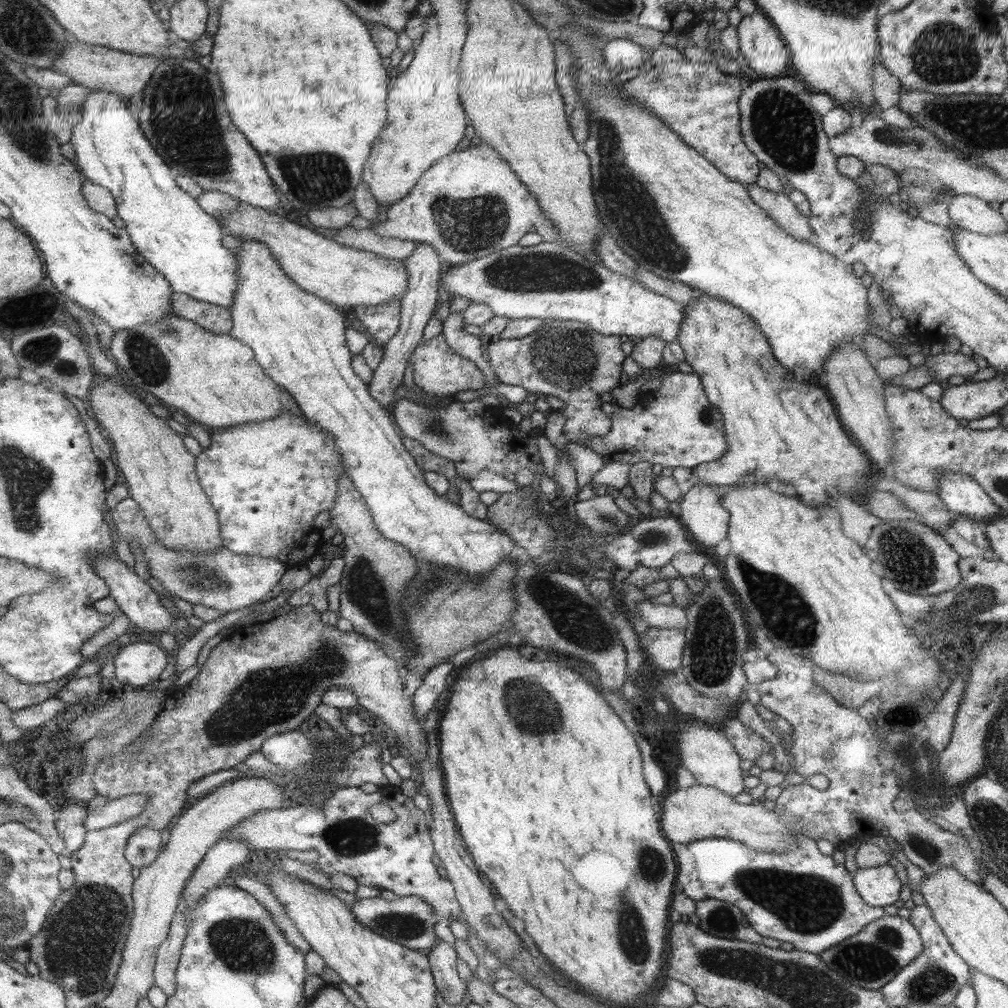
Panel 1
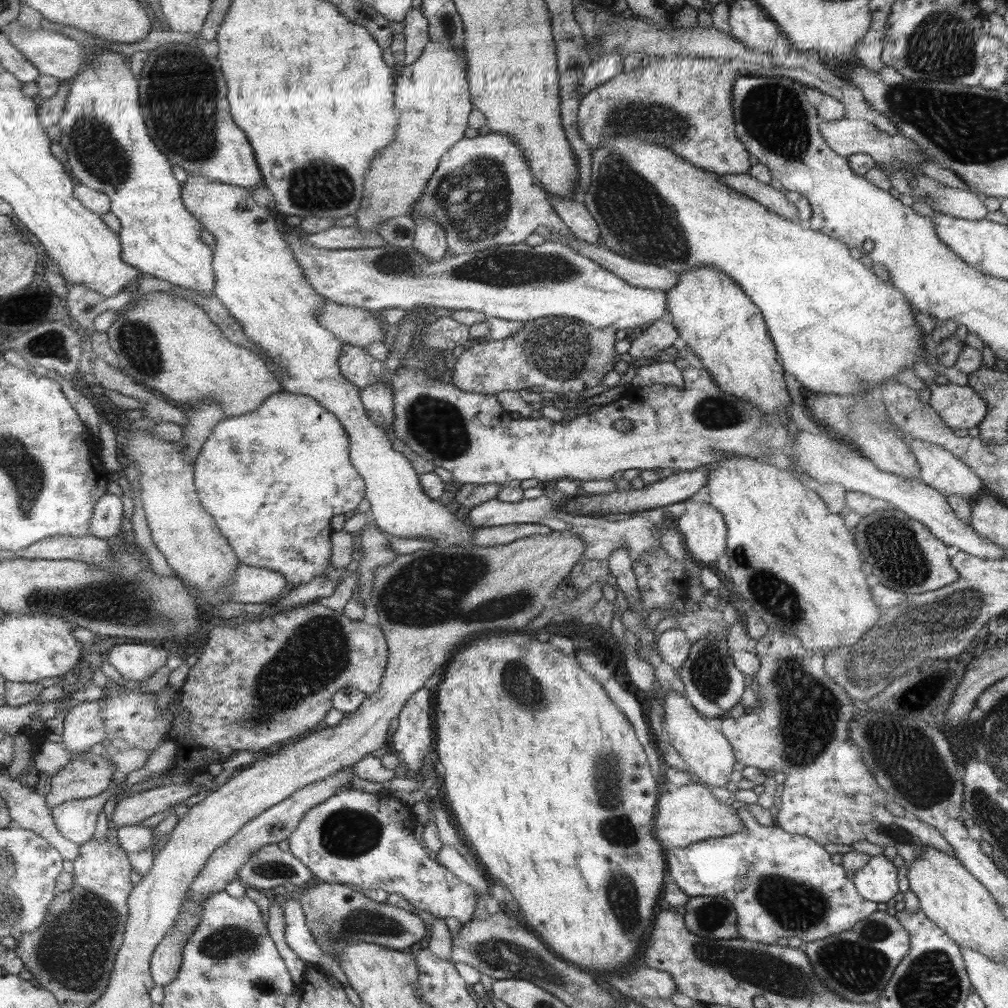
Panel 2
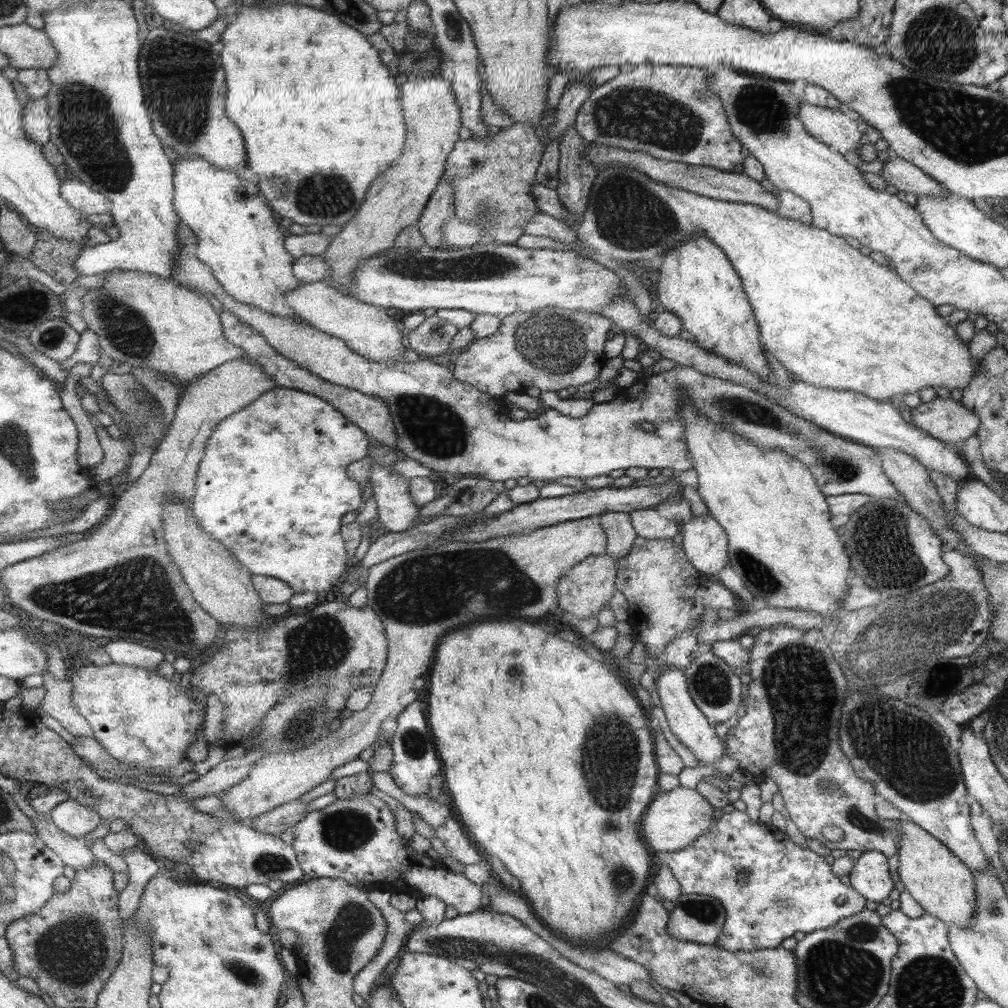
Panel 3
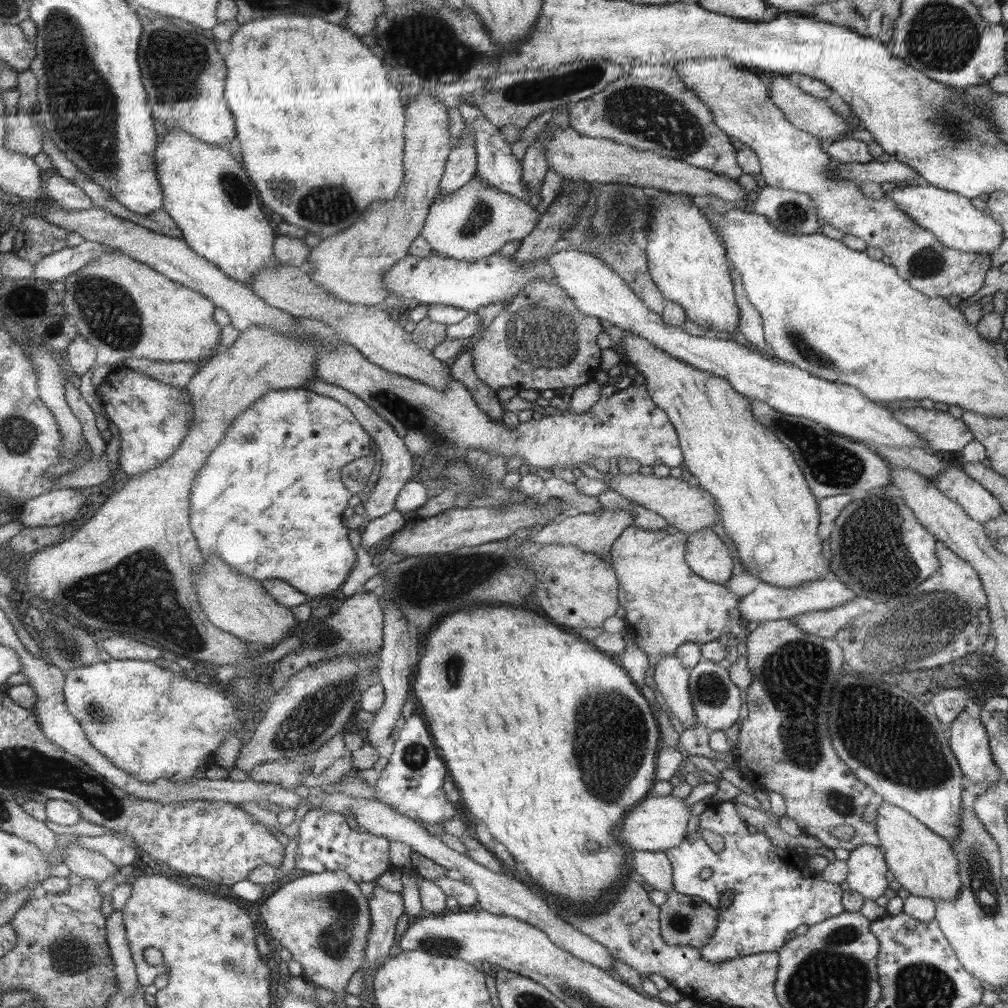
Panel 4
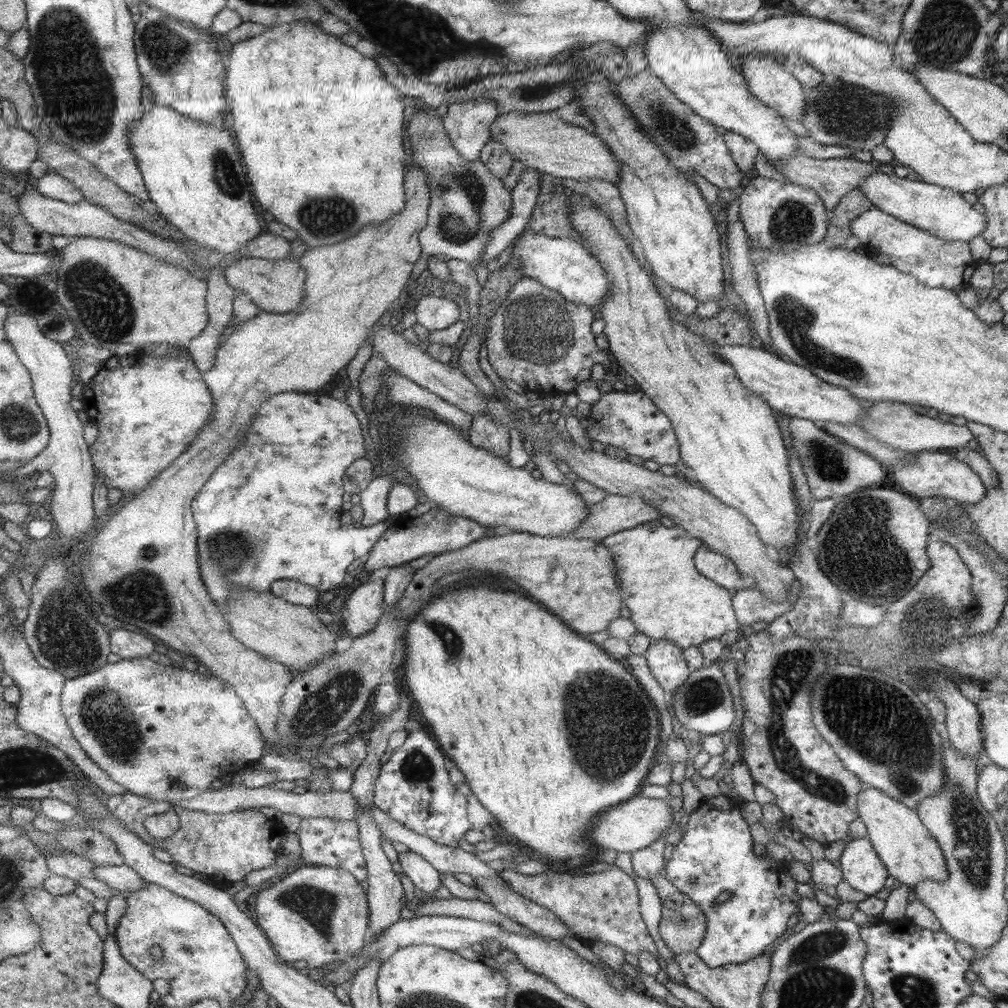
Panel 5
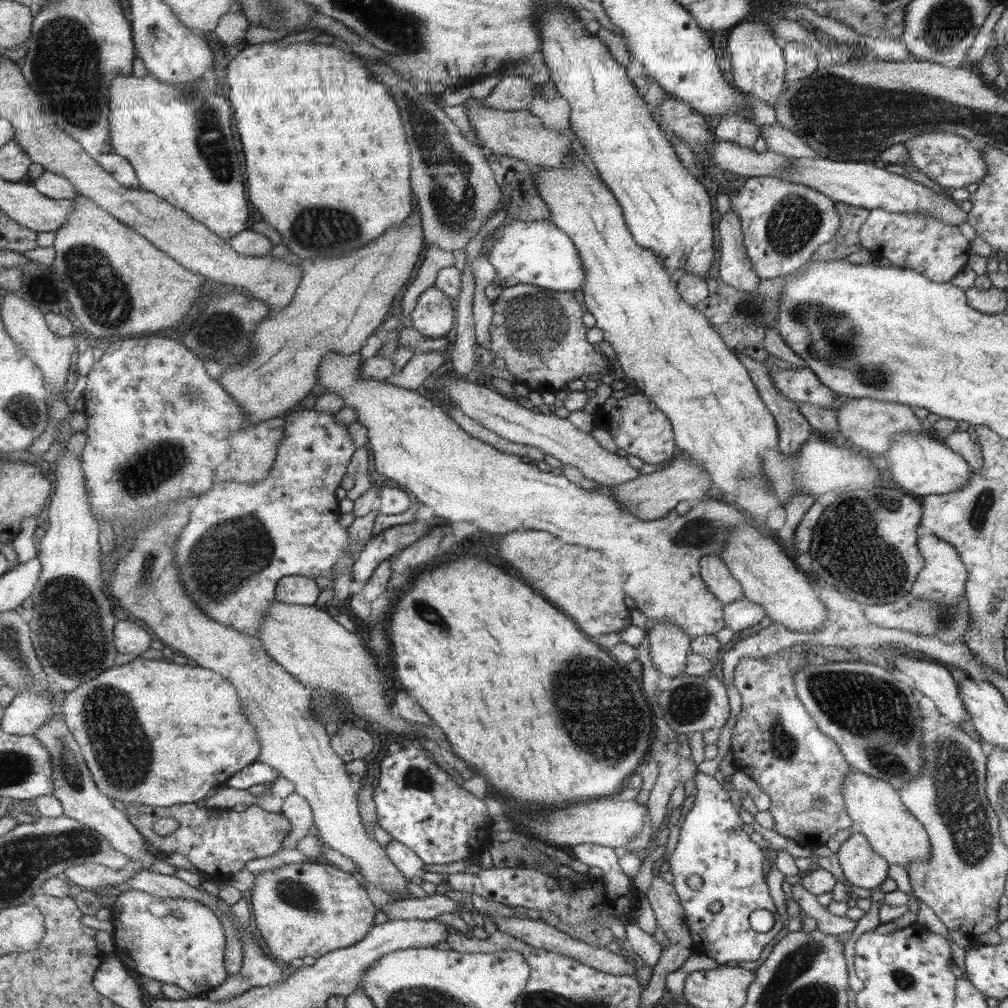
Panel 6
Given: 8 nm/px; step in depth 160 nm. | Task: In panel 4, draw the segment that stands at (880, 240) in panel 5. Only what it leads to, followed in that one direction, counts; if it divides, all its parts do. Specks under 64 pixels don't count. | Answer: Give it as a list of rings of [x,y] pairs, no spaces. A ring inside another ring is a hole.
[[[725,57],[681,59],[667,65],[672,67],[682,82],[709,107],[714,116],[714,123],[719,130],[727,130],[727,134],[731,134],[731,138],[735,138],[743,146],[747,146],[757,156],[760,174],[766,186],[809,195],[811,202],[816,206],[818,218],[823,219],[844,234],[859,237],[866,246],[879,248],[883,256],[889,258],[890,266],[893,266],[894,270],[915,290],[928,297],[943,297],[945,299],[952,294],[958,296],[963,302],[967,298],[972,299],[974,294],[982,288],[987,270],[991,268],[989,255],[984,252],[969,254],[951,247],[944,247],[934,237],[934,234],[931,234],[931,231],[925,230],[918,223],[915,223],[909,215],[899,210],[891,199],[887,199],[887,197],[878,200],[867,199],[867,196],[859,191],[858,184],[843,181],[842,178],[834,176],[835,162],[823,150],[824,146],[813,135],[798,130],[786,119],[782,111],[770,101],[769,86],[765,82],[761,82],[757,76],[753,76],[753,72],[749,74],[749,72],[745,72],[745,68],[731,70],[731,60],[725,60]]]

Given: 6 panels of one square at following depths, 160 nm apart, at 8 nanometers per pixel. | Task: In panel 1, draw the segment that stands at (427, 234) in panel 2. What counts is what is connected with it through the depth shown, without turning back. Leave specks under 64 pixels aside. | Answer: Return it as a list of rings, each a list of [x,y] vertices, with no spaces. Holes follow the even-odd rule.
[[[416,243],[413,252],[405,260],[406,272],[409,274],[409,284],[406,292],[401,298],[401,322],[398,326],[398,332],[385,342],[382,350],[382,359],[373,371],[373,378],[368,382],[370,394],[375,400],[378,400],[383,407],[393,403],[393,396],[397,386],[401,385],[403,372],[408,364],[408,358],[412,355],[415,347],[422,340],[423,328],[429,317],[433,314],[435,300],[437,300],[437,282],[439,282],[439,273],[443,272],[444,264],[435,254],[435,249],[429,243]]]

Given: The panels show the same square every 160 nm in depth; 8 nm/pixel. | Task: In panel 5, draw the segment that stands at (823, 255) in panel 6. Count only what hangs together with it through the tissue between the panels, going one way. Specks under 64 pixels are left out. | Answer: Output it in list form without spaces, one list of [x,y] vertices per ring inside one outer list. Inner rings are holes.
[[[853,189],[847,192],[830,212],[824,242],[829,247],[844,247],[845,240],[852,234],[851,221],[871,207],[869,200],[861,191]]]

